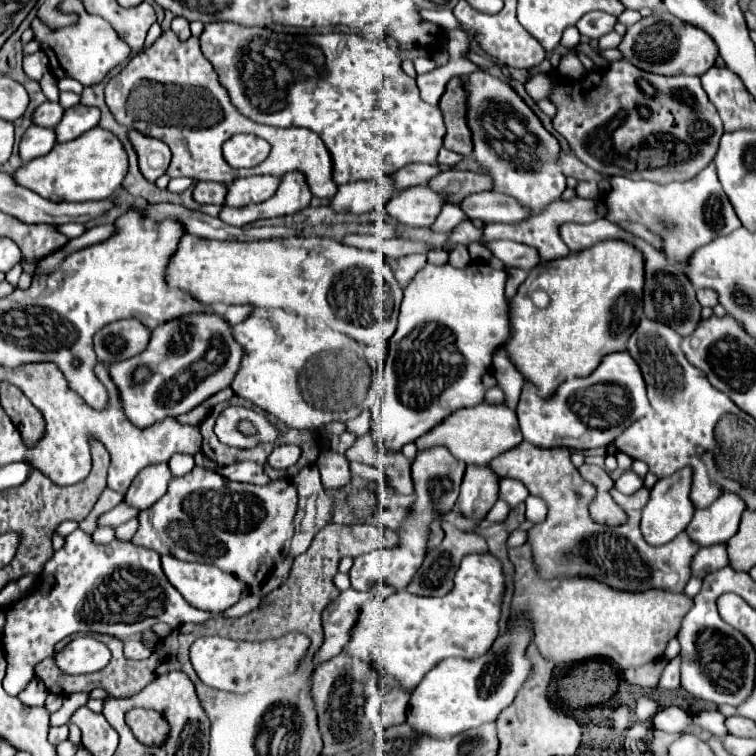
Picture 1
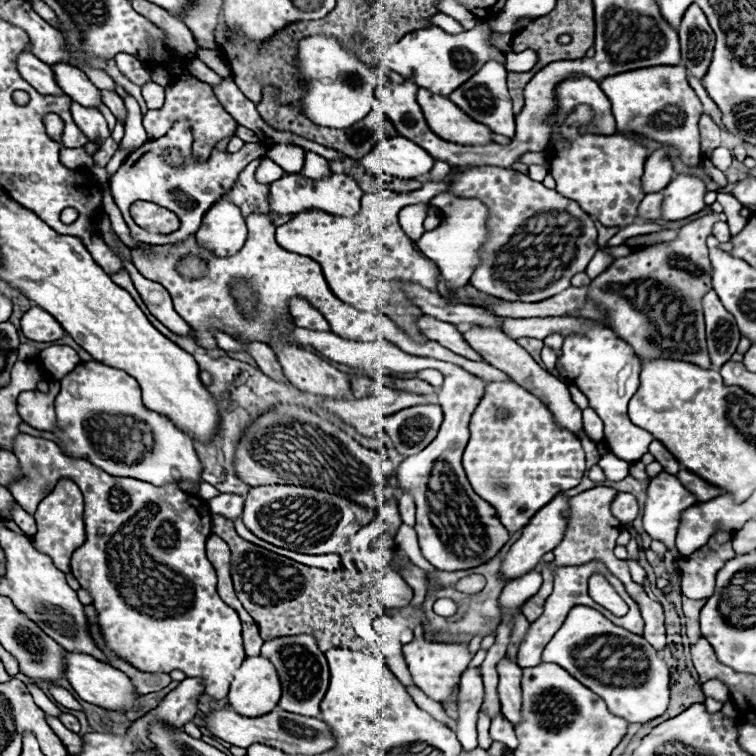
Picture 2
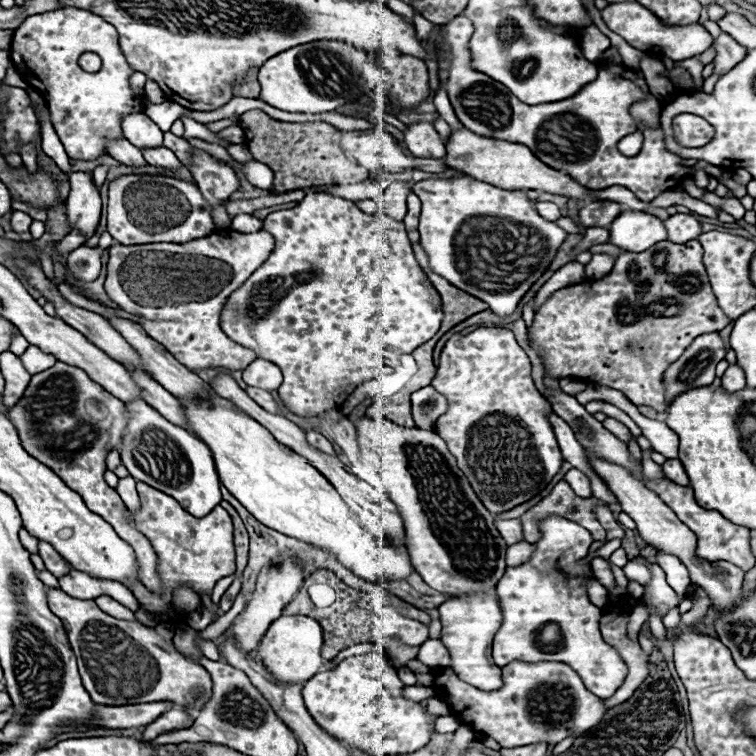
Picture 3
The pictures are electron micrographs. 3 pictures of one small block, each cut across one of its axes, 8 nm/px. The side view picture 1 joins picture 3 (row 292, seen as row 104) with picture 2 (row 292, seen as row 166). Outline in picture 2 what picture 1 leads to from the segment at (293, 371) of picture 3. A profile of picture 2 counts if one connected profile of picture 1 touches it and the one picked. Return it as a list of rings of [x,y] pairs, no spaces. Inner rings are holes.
[[[452,168],[452,172],[440,180],[432,182],[426,180],[420,190],[414,192],[392,192],[392,190],[378,190],[374,194],[362,196],[362,210],[354,218],[346,216],[330,216],[320,210],[308,210],[296,214],[288,224],[276,228],[276,240],[282,248],[308,256],[322,266],[324,278],[330,290],[344,300],[346,304],[374,314],[390,316],[408,336],[416,342],[426,342],[426,338],[416,328],[416,320],[422,314],[400,290],[402,284],[414,282],[424,288],[436,290],[436,264],[412,248],[412,240],[402,232],[398,224],[398,212],[408,204],[428,202],[440,192],[446,192],[450,184],[450,176],[454,172],[466,172],[466,168]],[[390,234],[390,248],[386,246],[386,236]]]

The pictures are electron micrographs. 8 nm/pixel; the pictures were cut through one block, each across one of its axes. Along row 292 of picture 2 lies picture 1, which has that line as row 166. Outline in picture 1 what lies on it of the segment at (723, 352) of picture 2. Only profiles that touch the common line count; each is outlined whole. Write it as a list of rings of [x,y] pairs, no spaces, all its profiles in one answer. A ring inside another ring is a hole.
[[[710,162],[696,178],[688,182],[672,182],[672,184],[654,184],[654,182],[634,182],[622,176],[610,178],[610,192],[606,196],[606,204],[610,208],[608,220],[628,220],[646,224],[652,232],[658,232],[664,238],[664,252],[670,262],[682,262],[694,248],[708,244],[718,236],[726,236],[738,230],[740,218],[736,216],[728,196],[722,190],[722,184],[716,174],[714,162]],[[662,222],[672,222],[672,228],[666,228]]]

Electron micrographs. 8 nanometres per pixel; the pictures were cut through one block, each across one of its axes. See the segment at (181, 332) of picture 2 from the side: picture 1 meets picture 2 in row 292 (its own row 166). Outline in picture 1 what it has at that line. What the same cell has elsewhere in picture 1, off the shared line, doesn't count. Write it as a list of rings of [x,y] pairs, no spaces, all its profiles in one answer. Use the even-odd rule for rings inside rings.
[[[130,130],[128,136],[138,154],[138,164],[140,164],[144,178],[150,182],[156,182],[170,166],[170,158],[172,158],[170,148],[158,138],[144,136],[138,130]]]

